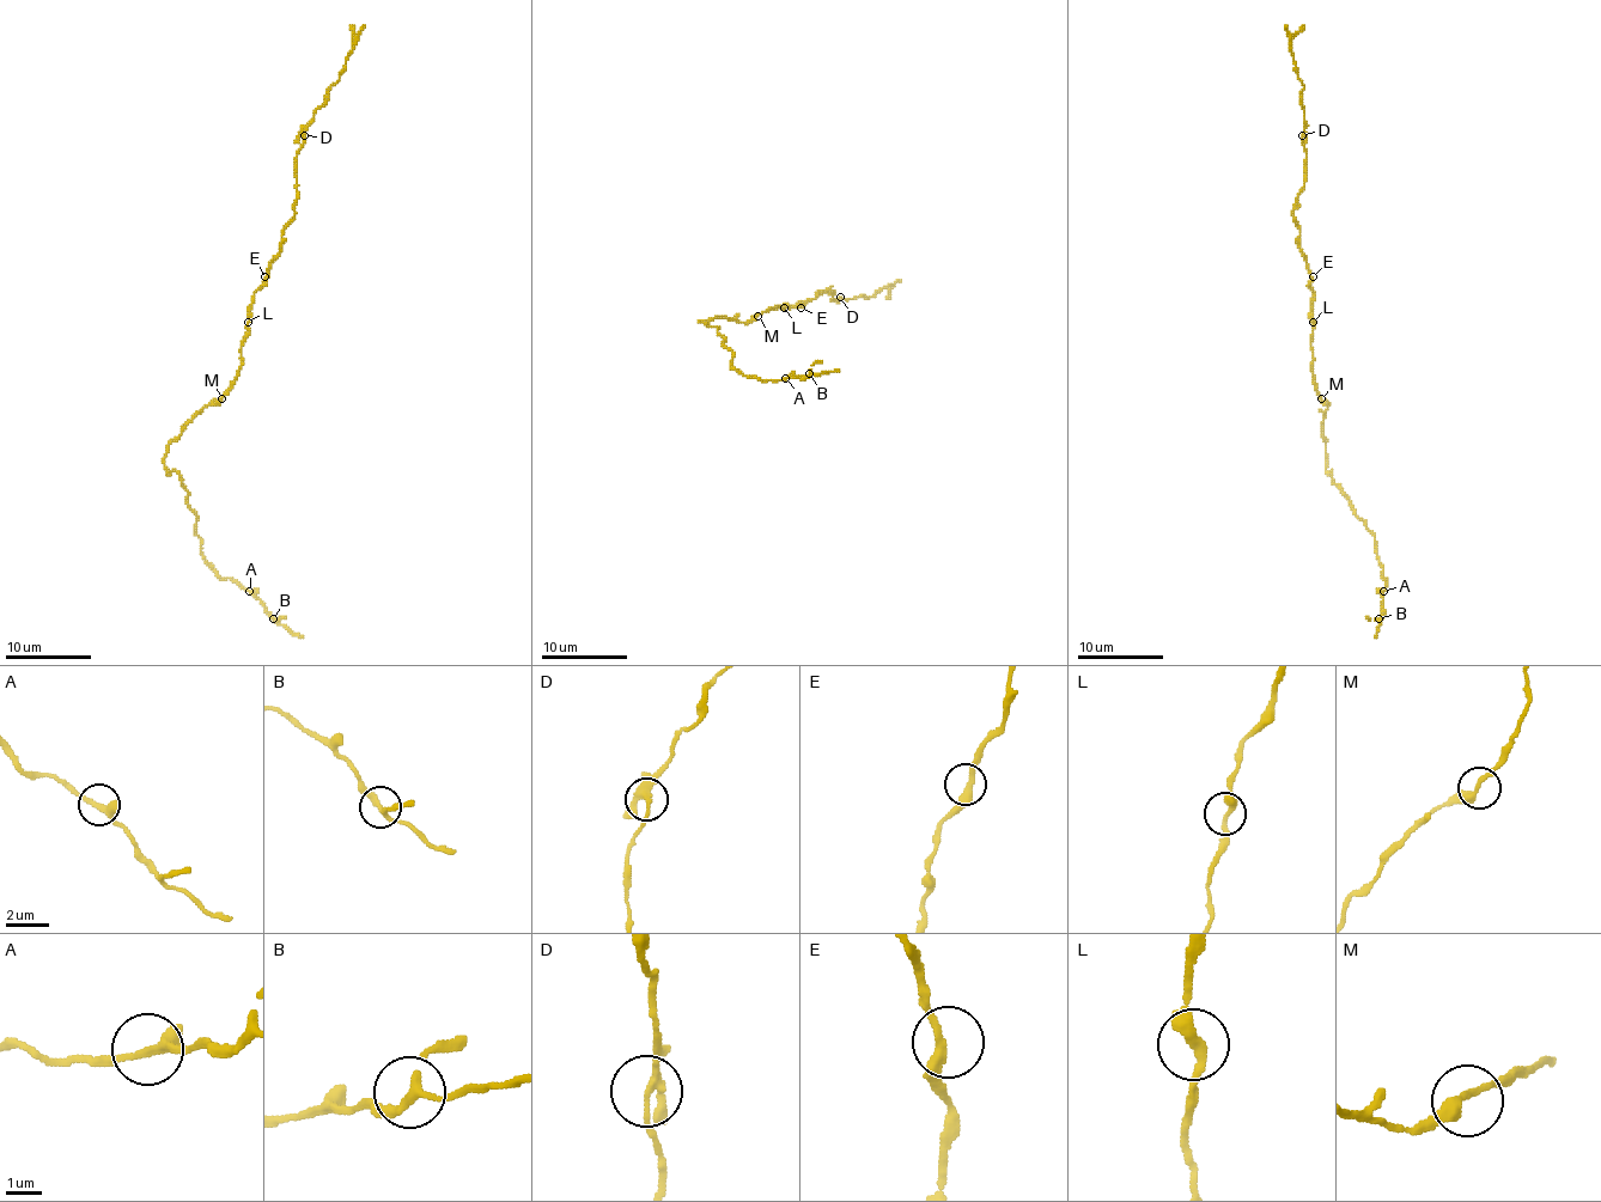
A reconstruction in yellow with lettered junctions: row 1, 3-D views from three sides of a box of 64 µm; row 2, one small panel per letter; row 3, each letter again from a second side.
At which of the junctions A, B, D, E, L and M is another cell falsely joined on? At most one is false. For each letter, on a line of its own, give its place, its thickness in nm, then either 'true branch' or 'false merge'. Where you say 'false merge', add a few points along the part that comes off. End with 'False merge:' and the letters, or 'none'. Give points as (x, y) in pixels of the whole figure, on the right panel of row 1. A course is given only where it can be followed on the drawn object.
A: (1383, 591) | 240 nm | true branch
B: (1379, 618) | 200 nm | true branch
D: (1302, 135) | 220 nm | false merge | (1302, 136), (1304, 85), (1297, 79), (1291, 38), (1285, 25)
E: (1313, 276) | 300 nm | true branch
L: (1313, 322) | 280 nm | true branch
M: (1321, 398) | 320 nm | true branch
False merge: D

